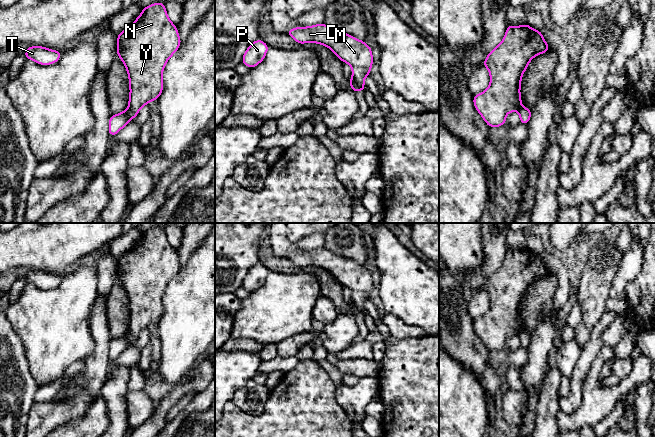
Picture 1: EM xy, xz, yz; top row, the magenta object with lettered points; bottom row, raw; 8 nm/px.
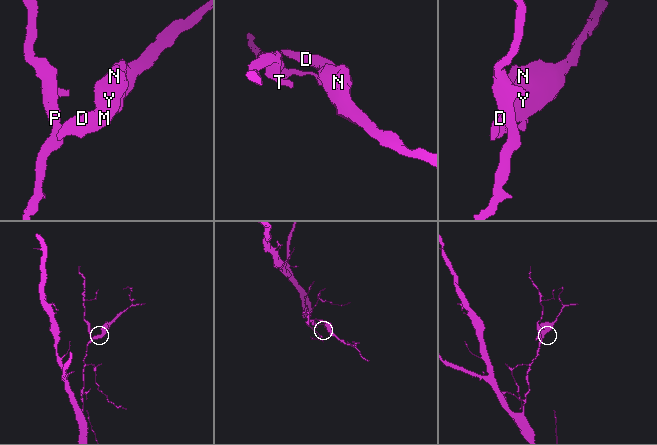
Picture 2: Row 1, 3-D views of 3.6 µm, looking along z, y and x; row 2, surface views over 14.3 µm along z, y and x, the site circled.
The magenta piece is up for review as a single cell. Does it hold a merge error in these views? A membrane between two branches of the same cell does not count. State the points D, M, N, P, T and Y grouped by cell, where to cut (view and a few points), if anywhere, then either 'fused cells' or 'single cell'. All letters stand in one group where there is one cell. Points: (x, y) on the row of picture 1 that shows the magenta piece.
D M N Y / P T | xz (352, 78), (364, 89) | fused cells

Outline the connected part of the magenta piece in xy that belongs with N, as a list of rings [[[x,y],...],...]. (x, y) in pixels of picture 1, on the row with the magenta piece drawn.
[[[165,4],[143,8],[139,17],[117,36],[117,55],[129,77],[128,108],[139,112],[163,91],[162,73],[181,40],[168,18]]]

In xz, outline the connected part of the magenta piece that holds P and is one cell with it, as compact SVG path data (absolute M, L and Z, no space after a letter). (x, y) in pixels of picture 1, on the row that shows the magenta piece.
M257 39L255 42L249 45L248 49L243 55L242 63L249 68L257 66L264 60L264 57L269 47L262 40Z

